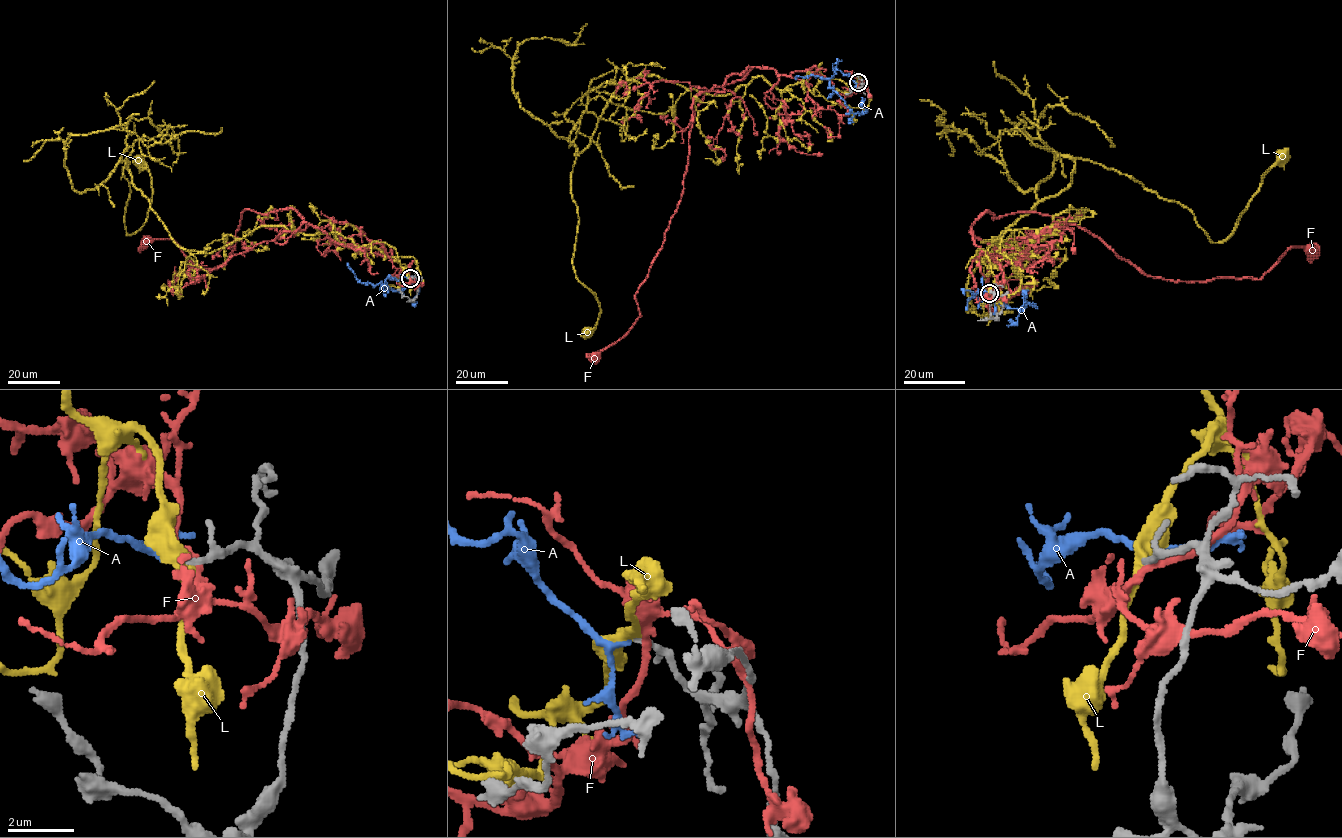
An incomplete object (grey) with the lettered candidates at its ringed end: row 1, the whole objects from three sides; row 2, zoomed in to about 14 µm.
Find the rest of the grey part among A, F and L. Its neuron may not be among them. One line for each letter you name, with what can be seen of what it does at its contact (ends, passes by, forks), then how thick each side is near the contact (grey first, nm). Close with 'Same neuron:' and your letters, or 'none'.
A: it passes by; calibres 130 and 170 nm
Same neuron: A

